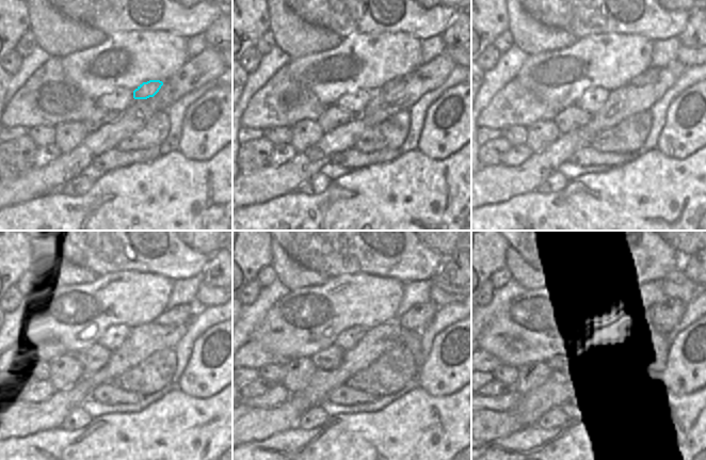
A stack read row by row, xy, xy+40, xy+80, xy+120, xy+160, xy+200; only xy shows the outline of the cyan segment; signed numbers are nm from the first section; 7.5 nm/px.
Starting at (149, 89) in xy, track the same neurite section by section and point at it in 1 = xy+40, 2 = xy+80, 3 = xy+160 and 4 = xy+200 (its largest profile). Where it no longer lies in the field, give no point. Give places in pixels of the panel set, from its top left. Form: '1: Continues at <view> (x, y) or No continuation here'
1: Continues at xy+40 (391, 84)
2: Continues at xy+80 (651, 74)
3: Continues at xy+160 (417, 317)
4: Continues at xy+200 (664, 315)

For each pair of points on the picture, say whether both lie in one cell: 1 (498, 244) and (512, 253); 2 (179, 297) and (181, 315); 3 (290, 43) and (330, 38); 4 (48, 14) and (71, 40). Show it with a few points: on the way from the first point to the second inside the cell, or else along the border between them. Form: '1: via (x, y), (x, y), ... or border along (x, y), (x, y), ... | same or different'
1: border along (509, 247), (507, 250), (506, 267) | different
2: border along (194, 303), (181, 303), (165, 308) | different
3: via (300, 38), (320, 38) | same
4: via (52, 20), (65, 33) | same

